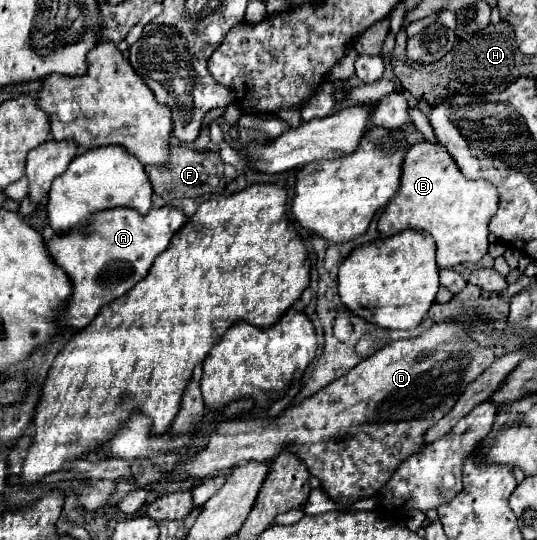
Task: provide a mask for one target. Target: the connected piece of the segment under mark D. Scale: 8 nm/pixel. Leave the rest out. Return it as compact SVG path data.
M460 313L452 319L434 323L414 339L390 341L372 357L358 363L350 373L332 381L300 405L284 411L276 421L270 421L268 417L264 417L260 425L240 419L214 421L208 433L208 445L180 461L168 473L152 465L150 459L134 459L130 465L130 479L116 479L116 491L92 515L106 515L108 509L116 507L118 501L134 489L162 481L214 477L230 467L250 463L252 459L274 459L284 445L294 445L296 455L300 455L308 471L322 481L322 489L332 501L348 505L358 499L368 499L388 483L390 473L410 453L424 447L424 431L444 417L464 387L492 365L494 347L480 347L476 341L462 341L462 333L492 333L494 329L492 317Z

